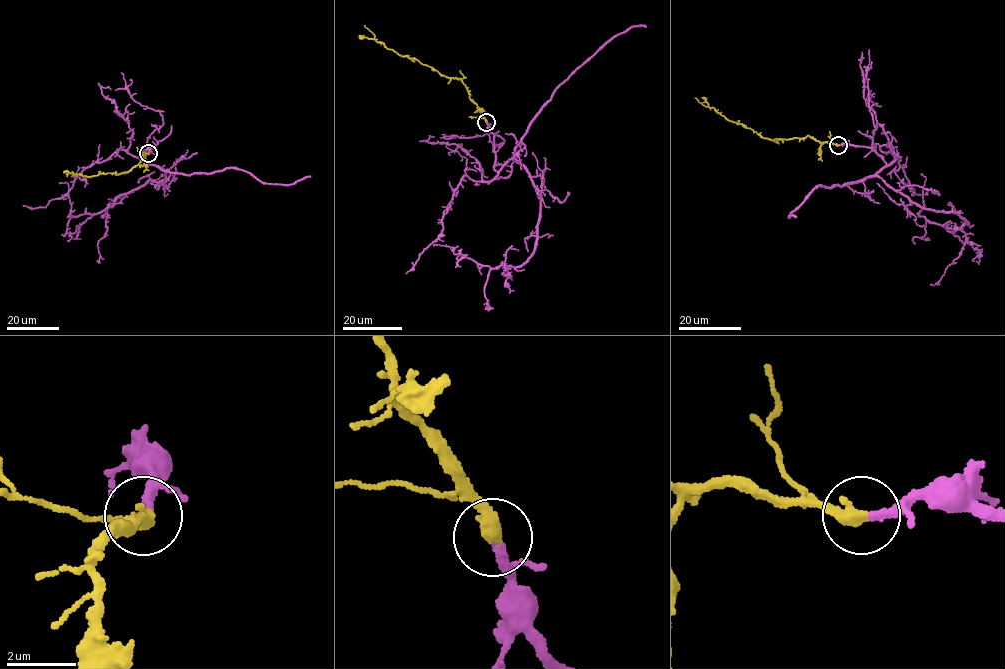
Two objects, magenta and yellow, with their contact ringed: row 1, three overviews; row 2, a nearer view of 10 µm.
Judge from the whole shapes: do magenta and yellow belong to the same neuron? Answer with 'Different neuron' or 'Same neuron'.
Same neuron

